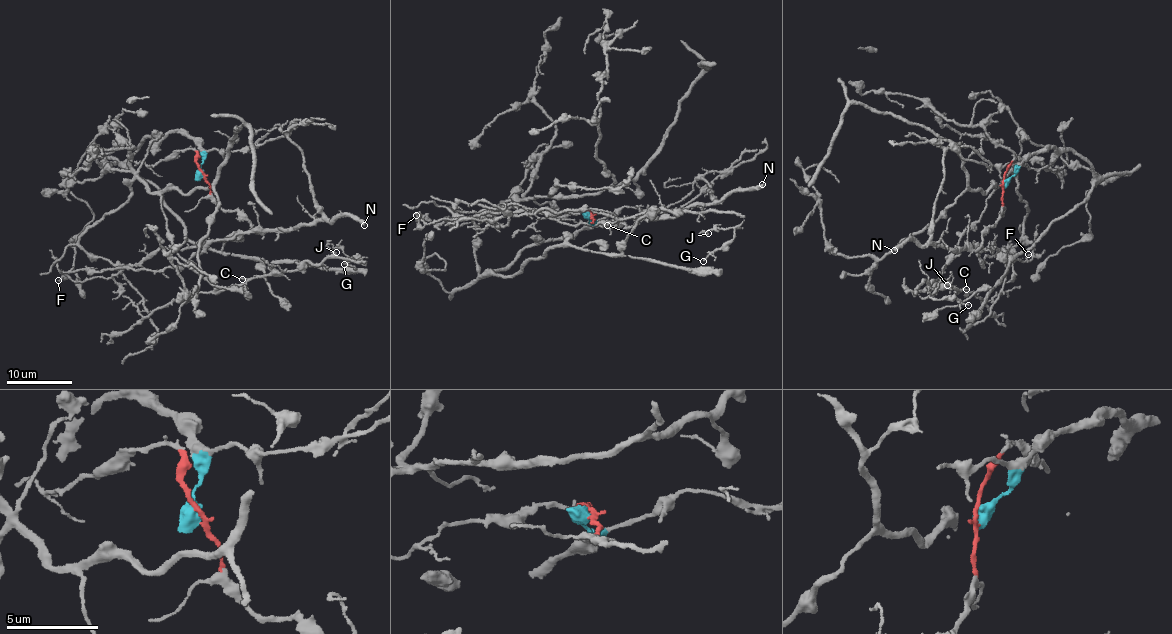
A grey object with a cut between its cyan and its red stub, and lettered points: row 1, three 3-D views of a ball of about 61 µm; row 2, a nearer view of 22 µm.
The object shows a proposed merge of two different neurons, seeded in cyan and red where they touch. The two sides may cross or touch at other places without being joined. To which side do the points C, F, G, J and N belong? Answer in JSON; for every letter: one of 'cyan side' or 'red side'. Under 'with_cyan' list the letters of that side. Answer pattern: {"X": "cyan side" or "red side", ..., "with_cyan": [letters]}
{"C": "red side", "F": "red side", "G": "red side", "J": "red side", "N": "red side", "with_cyan": []}

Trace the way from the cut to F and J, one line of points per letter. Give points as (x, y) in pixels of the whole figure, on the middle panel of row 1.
F: (590, 213), (599, 226), (629, 228), (634, 221), (572, 224), (543, 213), (493, 212), (422, 226), (416, 215)
J: (590, 213), (599, 226), (634, 221), (480, 215), (496, 228), (496, 217), (552, 210), (744, 220), (709, 234)

